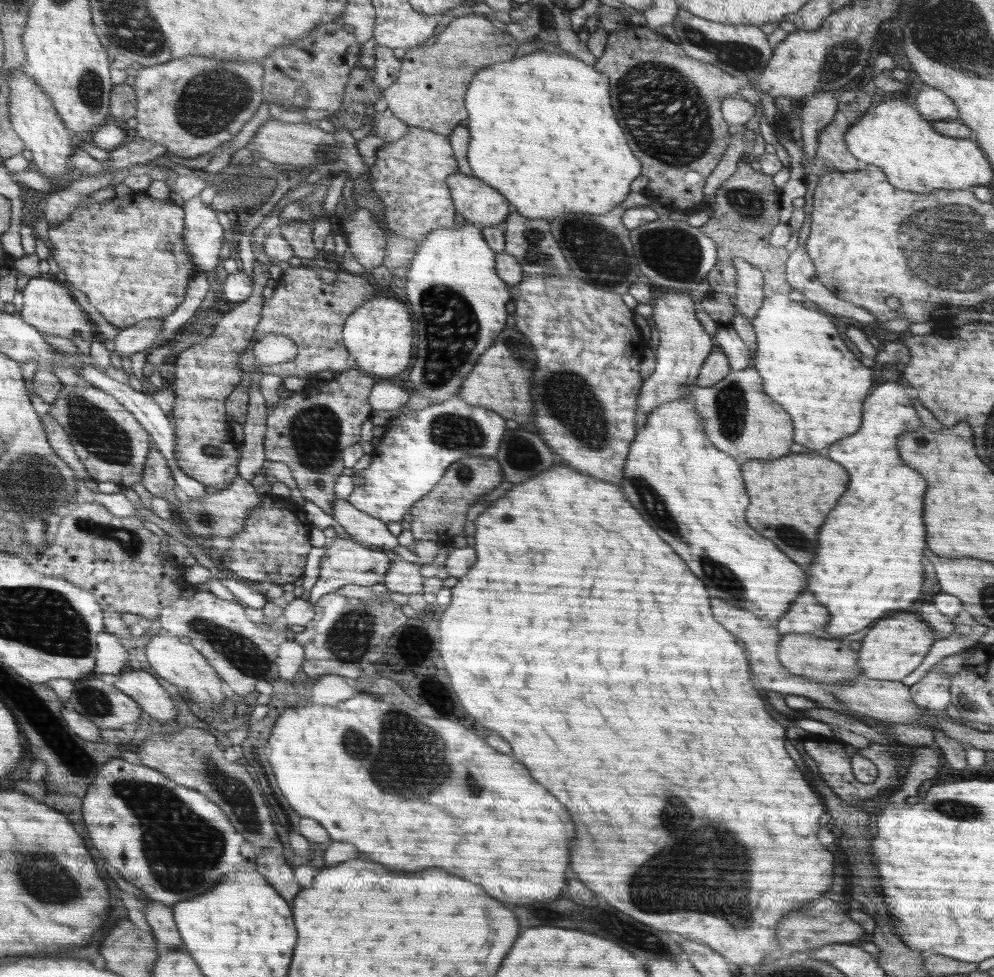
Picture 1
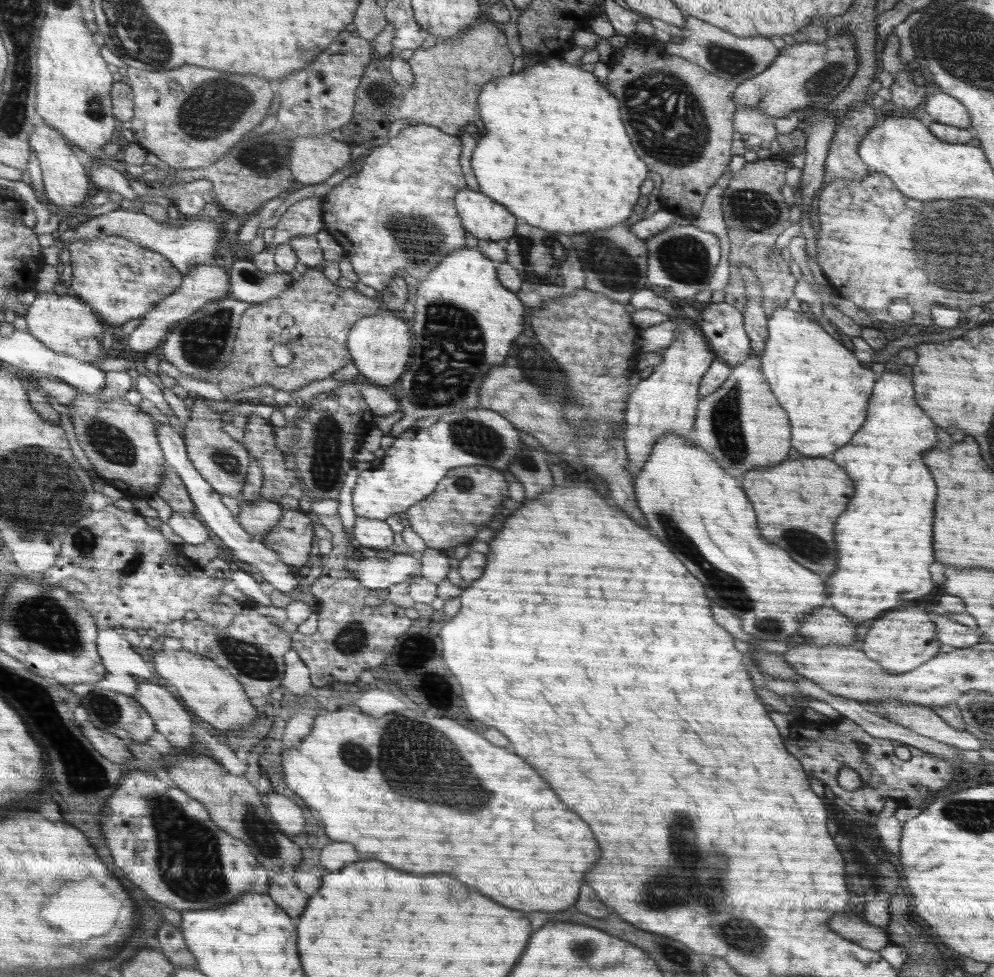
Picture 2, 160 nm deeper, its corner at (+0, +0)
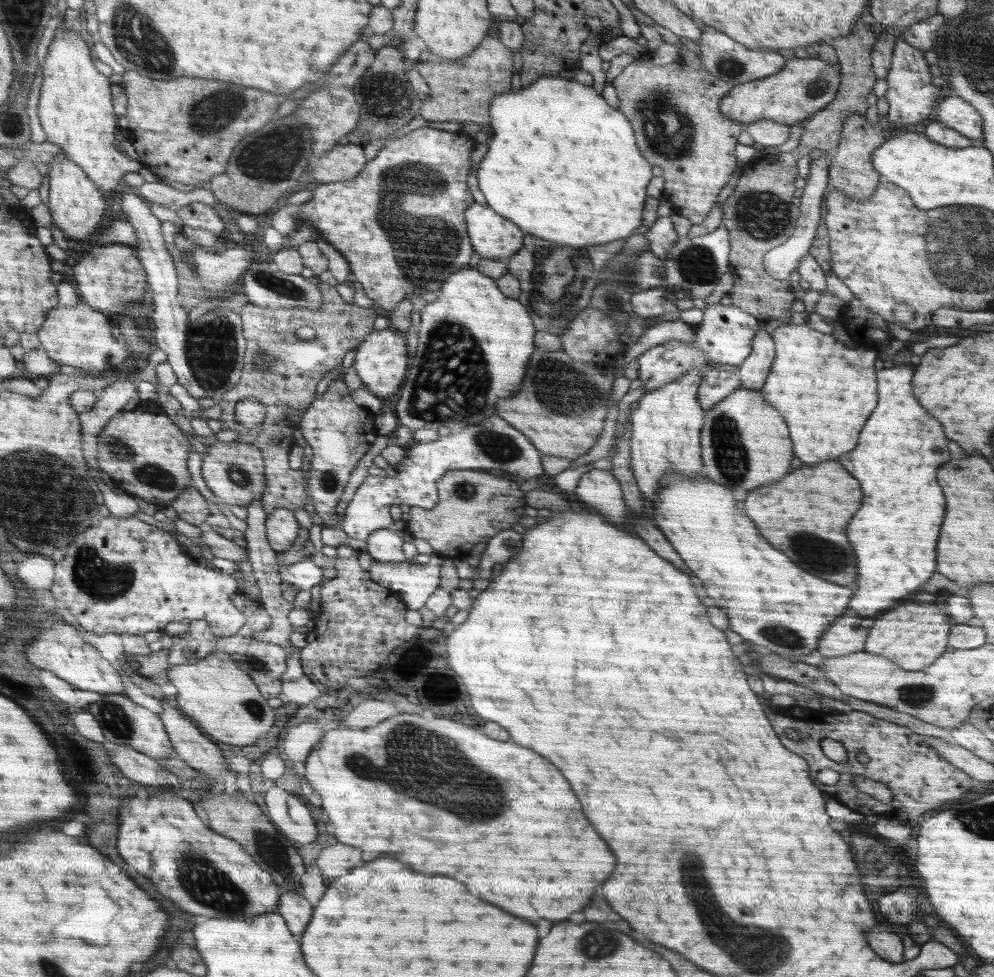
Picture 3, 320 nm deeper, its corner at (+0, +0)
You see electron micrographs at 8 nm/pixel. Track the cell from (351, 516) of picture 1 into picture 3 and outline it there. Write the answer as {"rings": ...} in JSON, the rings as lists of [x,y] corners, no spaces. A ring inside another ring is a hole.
{"rings":[[[381,528],[370,534],[365,540],[367,542],[367,550],[374,561],[390,562],[390,565],[396,565],[396,562],[404,562],[404,554],[402,554],[402,540],[388,528]]]}

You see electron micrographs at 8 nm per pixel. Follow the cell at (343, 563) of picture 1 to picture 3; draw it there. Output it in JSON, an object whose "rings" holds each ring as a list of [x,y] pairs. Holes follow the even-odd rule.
{"rings":[[[432,554],[428,564],[418,564],[415,560],[404,560],[390,565],[390,562],[372,561],[370,577],[376,583],[400,591],[405,595],[406,604],[412,610],[426,605],[433,592],[439,588],[439,572],[442,555]]]}

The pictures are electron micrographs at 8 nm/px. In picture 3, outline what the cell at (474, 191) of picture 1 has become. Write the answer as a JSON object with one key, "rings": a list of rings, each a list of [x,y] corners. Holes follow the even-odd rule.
{"rings":[[[472,204],[465,216],[472,244],[481,258],[506,261],[523,248],[526,235],[523,229],[488,205]]]}

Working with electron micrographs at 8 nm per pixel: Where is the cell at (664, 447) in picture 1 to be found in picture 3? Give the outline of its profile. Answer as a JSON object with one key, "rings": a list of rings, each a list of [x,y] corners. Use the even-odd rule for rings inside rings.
{"rings":[[[665,472],[659,481],[661,482],[659,496],[655,502],[650,503],[652,508],[656,506],[652,510],[656,524],[670,540],[674,550],[680,554],[684,564],[690,568],[690,572],[700,578],[706,594],[712,600],[716,600],[718,608],[726,610],[730,618],[730,628],[744,640],[764,646],[791,661],[800,660],[817,650],[820,637],[830,622],[834,622],[838,616],[846,612],[852,590],[846,586],[830,584],[804,572],[794,562],[790,562],[788,556],[772,548],[758,534],[755,523],[745,515],[742,505],[734,499],[732,490],[724,485],[720,486],[705,476],[704,472],[695,478]]]}

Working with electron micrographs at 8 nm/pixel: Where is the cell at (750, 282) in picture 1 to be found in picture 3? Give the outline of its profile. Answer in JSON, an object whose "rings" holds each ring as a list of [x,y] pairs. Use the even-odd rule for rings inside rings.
{"rings":[[[761,325],[752,339],[752,350],[748,358],[735,368],[736,375],[741,380],[741,386],[751,390],[760,390],[771,372],[775,357],[775,344],[772,336]]]}

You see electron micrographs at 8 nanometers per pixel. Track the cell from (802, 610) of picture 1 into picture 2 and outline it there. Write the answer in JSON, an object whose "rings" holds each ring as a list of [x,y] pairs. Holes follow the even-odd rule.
{"rings":[[[820,608],[811,612],[808,620],[802,620],[802,626],[798,634],[806,639],[806,642],[816,646],[852,646],[856,640],[856,626],[834,608]]]}

